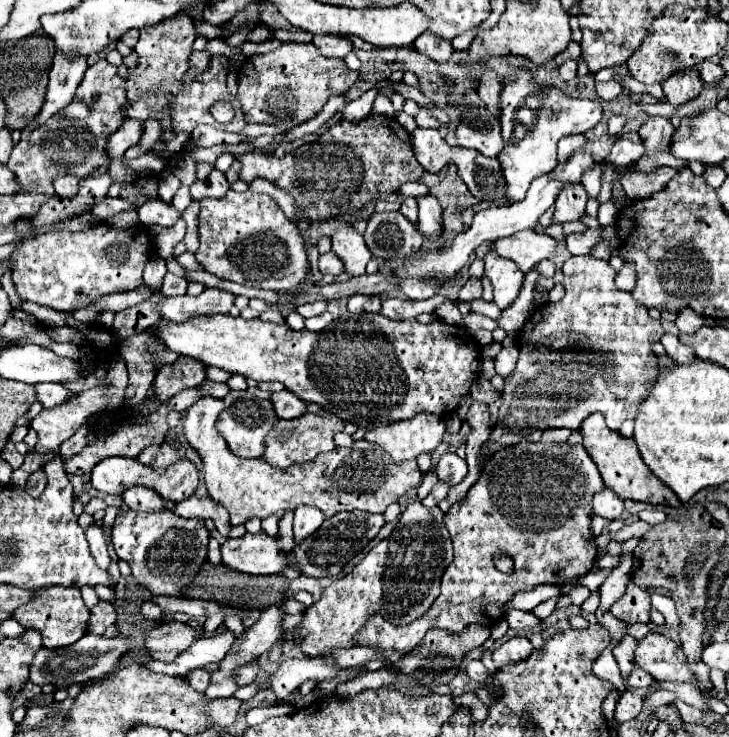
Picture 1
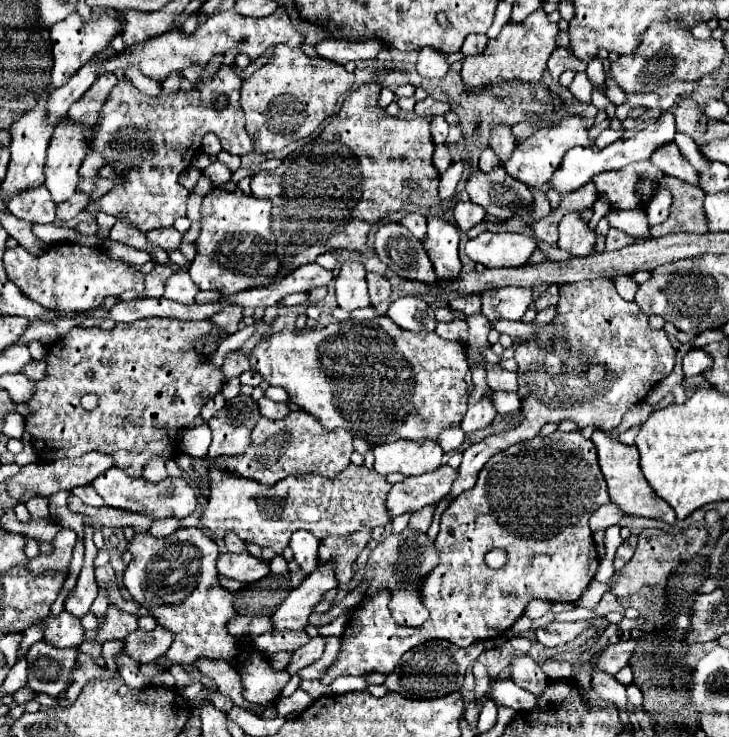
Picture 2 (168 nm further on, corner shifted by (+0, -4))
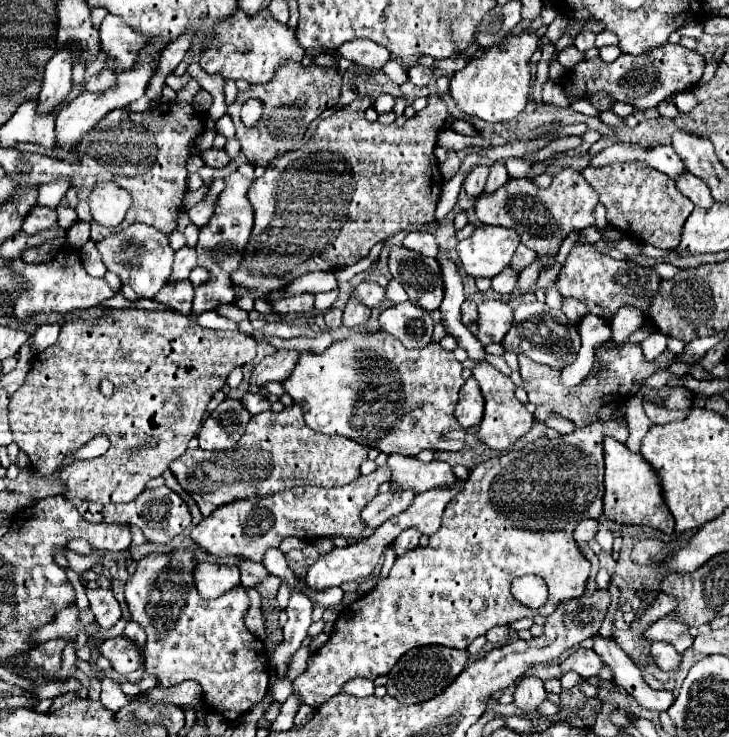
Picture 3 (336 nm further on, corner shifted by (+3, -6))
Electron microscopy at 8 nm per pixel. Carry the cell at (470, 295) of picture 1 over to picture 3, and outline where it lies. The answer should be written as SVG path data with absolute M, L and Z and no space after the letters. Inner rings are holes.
M465 300L465 304L461 306L461 320L463 324L469 328L469 332L477 332L477 304L471 300Z

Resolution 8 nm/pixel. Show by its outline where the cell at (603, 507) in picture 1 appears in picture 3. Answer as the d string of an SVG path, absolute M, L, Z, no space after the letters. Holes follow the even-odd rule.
M587 518L575 528L573 536L575 536L577 542L591 542L595 538L597 530L599 530L599 520L597 518Z

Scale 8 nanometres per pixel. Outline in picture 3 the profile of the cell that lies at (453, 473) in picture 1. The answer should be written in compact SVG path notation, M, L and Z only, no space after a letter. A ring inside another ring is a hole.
M385 492L377 494L369 506L363 508L361 518L369 528L377 528L377 524L383 524L385 520L393 518L397 512L405 510L407 504L413 500L415 492Z

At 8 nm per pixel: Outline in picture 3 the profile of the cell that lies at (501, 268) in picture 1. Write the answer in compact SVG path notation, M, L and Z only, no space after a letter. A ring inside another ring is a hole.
M485 300L479 304L479 332L477 340L487 346L491 342L501 342L509 324L513 322L513 310L505 300Z

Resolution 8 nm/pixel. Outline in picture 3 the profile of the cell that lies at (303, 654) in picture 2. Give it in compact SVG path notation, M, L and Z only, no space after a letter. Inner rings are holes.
M301 646L301 648L299 648L299 652L297 652L297 654L291 658L287 678L291 678L291 680L293 680L293 678L301 676L301 672L305 672L305 668L307 668L309 656L311 656L311 650L309 650L309 648L305 648L305 646Z

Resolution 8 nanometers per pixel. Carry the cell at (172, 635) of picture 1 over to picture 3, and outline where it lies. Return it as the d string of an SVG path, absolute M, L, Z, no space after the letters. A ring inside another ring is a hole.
M117 636L117 638L105 640L101 644L101 656L109 658L111 666L119 674L131 674L131 672L143 668L143 664L145 664L141 648L127 636Z

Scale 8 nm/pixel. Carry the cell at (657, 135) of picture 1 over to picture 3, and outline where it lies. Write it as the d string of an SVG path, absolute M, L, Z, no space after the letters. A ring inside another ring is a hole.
M691 172L689 176L681 176L681 180L675 180L675 184L695 206L709 208L713 204L713 196L709 196L709 188L705 188L705 184L701 184L701 180L697 180L697 176L693 176Z

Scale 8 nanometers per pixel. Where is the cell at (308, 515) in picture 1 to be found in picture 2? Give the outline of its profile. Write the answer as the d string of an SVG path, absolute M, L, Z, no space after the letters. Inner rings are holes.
M298 530L296 534L292 534L290 548L294 550L294 560L298 562L298 566L304 574L312 574L312 570L316 570L318 546L320 546L320 540L316 536L308 534L306 530Z

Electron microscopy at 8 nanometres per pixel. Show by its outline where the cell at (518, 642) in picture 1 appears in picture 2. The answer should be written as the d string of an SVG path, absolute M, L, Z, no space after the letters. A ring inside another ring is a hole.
M516 656L510 664L512 668L512 682L516 682L516 686L540 696L548 684L546 674L542 672L542 668L528 656Z

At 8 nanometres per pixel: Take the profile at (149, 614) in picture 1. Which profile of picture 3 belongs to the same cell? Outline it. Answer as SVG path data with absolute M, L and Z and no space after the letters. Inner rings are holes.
M129 622L123 634L125 634L129 640L137 642L139 646L145 644L145 628L141 628L141 624L137 624L137 622Z

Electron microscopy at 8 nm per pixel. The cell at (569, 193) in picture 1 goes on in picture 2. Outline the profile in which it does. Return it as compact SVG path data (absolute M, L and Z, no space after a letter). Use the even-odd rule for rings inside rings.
M580 214L564 216L558 226L558 232L560 232L558 248L570 252L572 256L588 256L594 252L596 246L594 230L590 230L588 224L580 220Z

